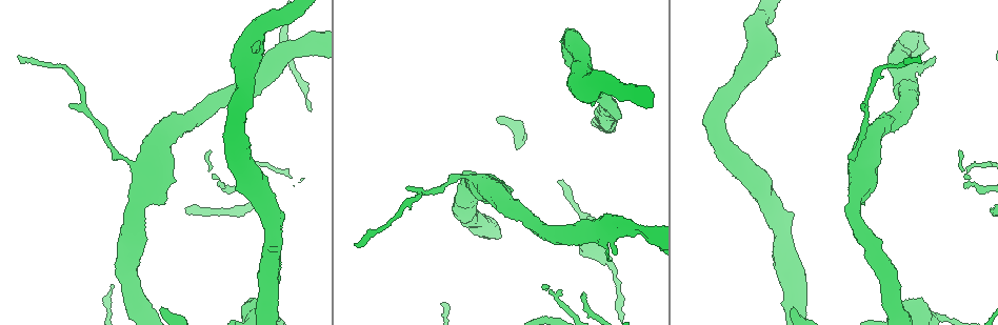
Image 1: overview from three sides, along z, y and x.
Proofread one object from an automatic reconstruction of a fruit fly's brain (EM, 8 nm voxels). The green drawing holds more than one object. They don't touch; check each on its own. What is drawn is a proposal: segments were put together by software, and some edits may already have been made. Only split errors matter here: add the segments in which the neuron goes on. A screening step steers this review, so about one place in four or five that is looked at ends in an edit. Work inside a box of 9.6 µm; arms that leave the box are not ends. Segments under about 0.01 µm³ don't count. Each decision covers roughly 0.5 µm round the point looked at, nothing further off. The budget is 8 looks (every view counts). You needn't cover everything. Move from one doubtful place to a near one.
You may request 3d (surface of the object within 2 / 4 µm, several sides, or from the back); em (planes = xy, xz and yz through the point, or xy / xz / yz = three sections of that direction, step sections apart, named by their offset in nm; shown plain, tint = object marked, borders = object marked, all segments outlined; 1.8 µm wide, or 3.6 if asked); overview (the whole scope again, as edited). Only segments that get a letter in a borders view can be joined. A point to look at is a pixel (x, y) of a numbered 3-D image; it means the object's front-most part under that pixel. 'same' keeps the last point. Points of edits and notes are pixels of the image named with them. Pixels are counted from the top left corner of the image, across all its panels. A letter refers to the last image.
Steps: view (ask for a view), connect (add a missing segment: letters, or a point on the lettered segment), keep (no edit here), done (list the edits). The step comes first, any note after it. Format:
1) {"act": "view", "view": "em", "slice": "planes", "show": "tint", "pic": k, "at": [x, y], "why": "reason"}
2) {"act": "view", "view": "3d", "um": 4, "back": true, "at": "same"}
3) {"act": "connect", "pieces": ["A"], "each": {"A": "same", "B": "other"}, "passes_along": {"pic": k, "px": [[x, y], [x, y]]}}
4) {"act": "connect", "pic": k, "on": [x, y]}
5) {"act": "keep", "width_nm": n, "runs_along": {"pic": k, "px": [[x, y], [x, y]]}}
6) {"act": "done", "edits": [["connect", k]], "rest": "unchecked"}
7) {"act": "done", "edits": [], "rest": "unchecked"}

{"act": "view", "view": "3d", "um": 4, "pic": 1, "at": [933, 58], "why": "an open end"}

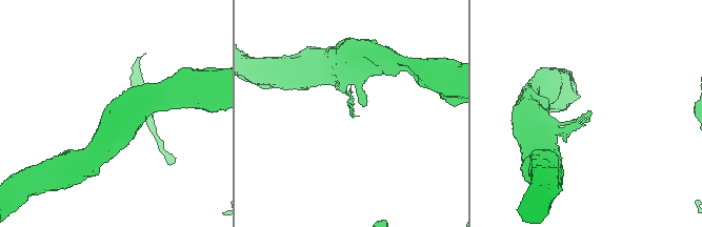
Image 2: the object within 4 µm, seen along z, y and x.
{"act": "view", "view": "em", "slice": "planes", "show": "plain", "pic": 2, "at": [588, 118], "why": "now the EM"}

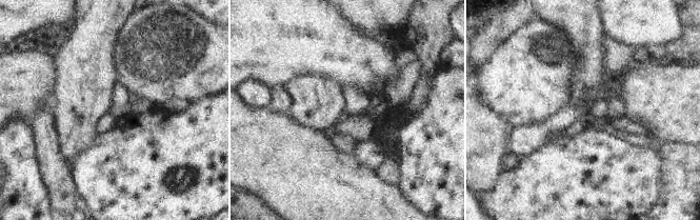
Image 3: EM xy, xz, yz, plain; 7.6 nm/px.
{"act": "view", "view": "em", "slice": "planes", "show": "borders", "at": "same"}

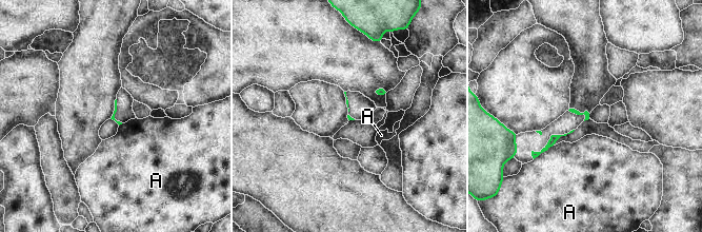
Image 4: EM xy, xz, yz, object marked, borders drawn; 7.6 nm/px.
{"act": "keep", "each": {"A": "other"}, "border": {"pic": 4, "px": [[554, 144], [534, 159]]}, "found": "none of them fits"}

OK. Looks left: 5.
{"act": "view", "view": "em", "slice": "planes", "show": "borders", "pic": 1, "at": [548, 290], "why": "free end"}

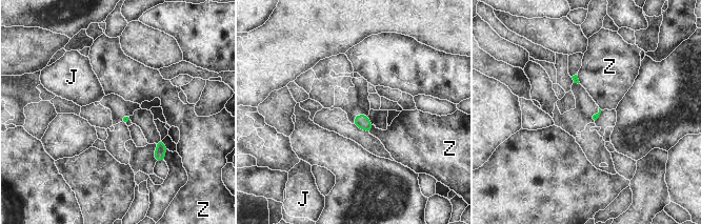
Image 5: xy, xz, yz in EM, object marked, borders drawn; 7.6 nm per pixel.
{"act": "keep", "each": {"J": "other", "Z": "other"}, "border": {"pic": 5, "px": [[373, 124], [369, 133]]}, "found": "no lettered segment goes on from it"}

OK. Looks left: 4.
{"act": "view", "view": "3d", "um": 2, "pic": 1, "at": [357, 245], "why": "free end"}

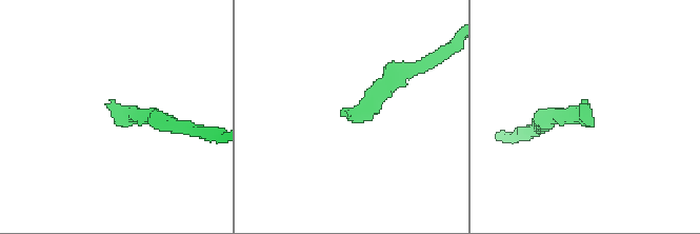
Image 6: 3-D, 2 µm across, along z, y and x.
{"act": "view", "view": "em", "slice": "planes", "show": "tint", "pic": 6, "at": [349, 115]}

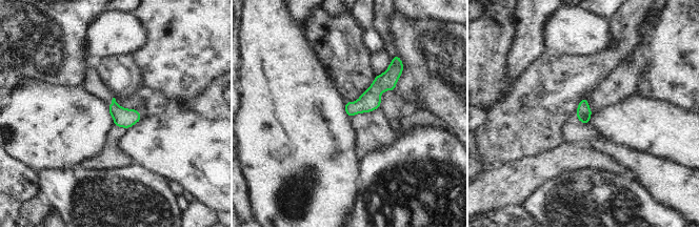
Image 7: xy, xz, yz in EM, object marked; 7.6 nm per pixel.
{"act": "view", "view": "em", "slice": "planes", "show": "borders", "at": "same"}

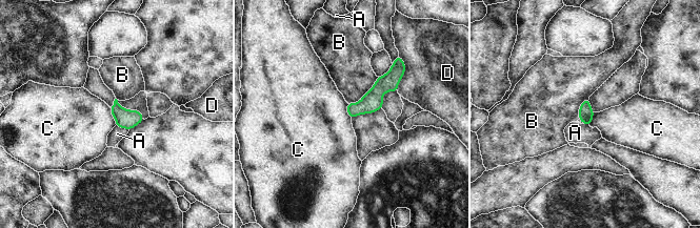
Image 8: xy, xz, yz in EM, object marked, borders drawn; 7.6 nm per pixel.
{"act": "keep", "width_nm": 110, "each": {"A": "other", "B": "other", "C": "other", "D": "other"}, "runs_along": {"pic": 8, "px": [[400, 71], [362, 107], [350, 111]]}, "found": "no lettered segment goes on from it"}

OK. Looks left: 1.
{"act": "done", "edits": [], "rest": "unchecked"}

